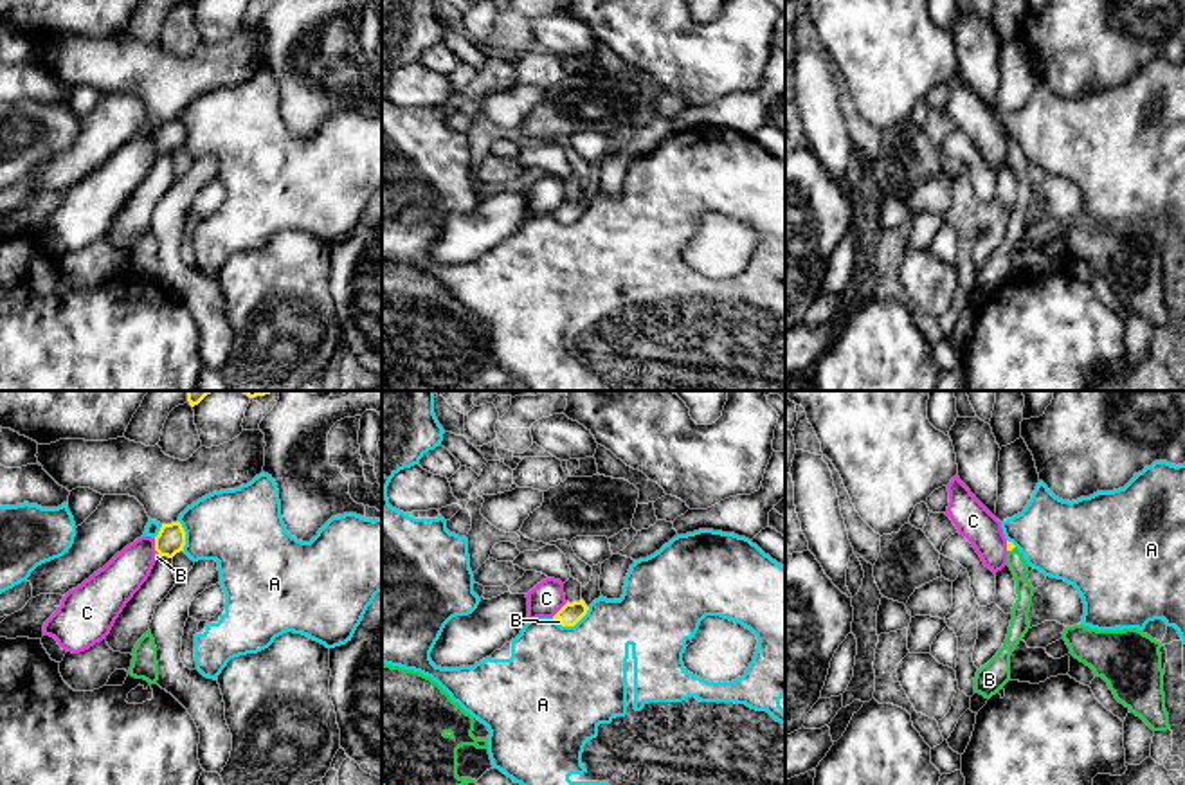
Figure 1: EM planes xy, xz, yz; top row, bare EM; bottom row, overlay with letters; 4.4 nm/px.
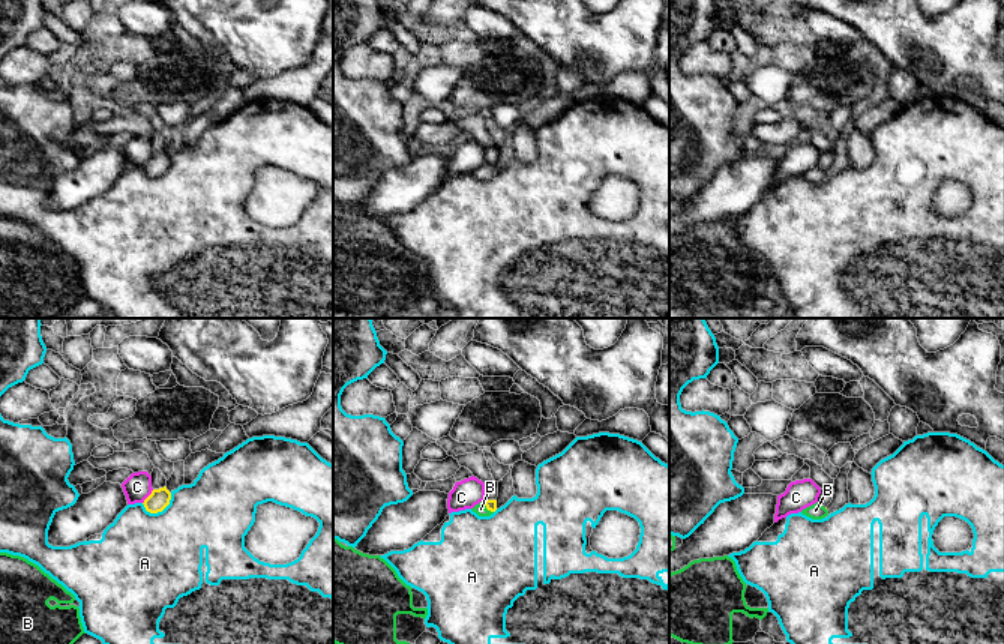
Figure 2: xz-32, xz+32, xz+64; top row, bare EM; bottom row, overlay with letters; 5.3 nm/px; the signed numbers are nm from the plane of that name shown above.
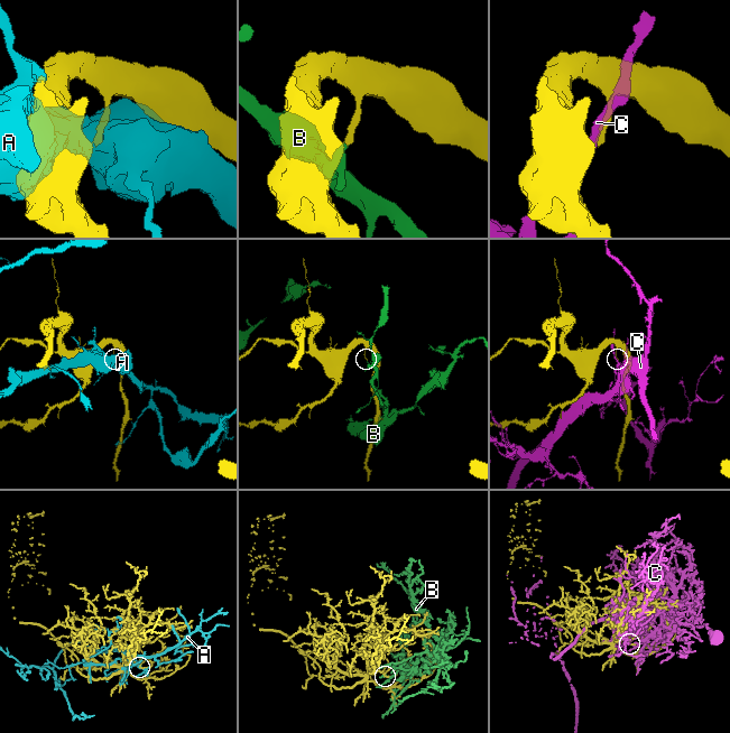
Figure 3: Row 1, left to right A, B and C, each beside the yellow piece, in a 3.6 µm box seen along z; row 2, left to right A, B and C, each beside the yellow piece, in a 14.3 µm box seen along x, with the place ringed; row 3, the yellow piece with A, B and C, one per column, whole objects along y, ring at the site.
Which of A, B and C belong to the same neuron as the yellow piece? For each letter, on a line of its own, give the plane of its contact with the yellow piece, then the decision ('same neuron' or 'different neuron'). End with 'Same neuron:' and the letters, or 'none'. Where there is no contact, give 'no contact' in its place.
A: xz | different neuron
B: xz | different neuron
C: xz | different neuron
Same neuron: none

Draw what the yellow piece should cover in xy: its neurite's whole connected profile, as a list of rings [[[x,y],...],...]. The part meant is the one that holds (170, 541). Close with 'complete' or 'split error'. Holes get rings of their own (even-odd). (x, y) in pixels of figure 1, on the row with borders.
[[[171,522],[171,524],[162,524],[158,535],[155,537],[155,551],[160,556],[173,558],[176,553],[184,551],[185,546],[185,531],[182,524]]]; complete

